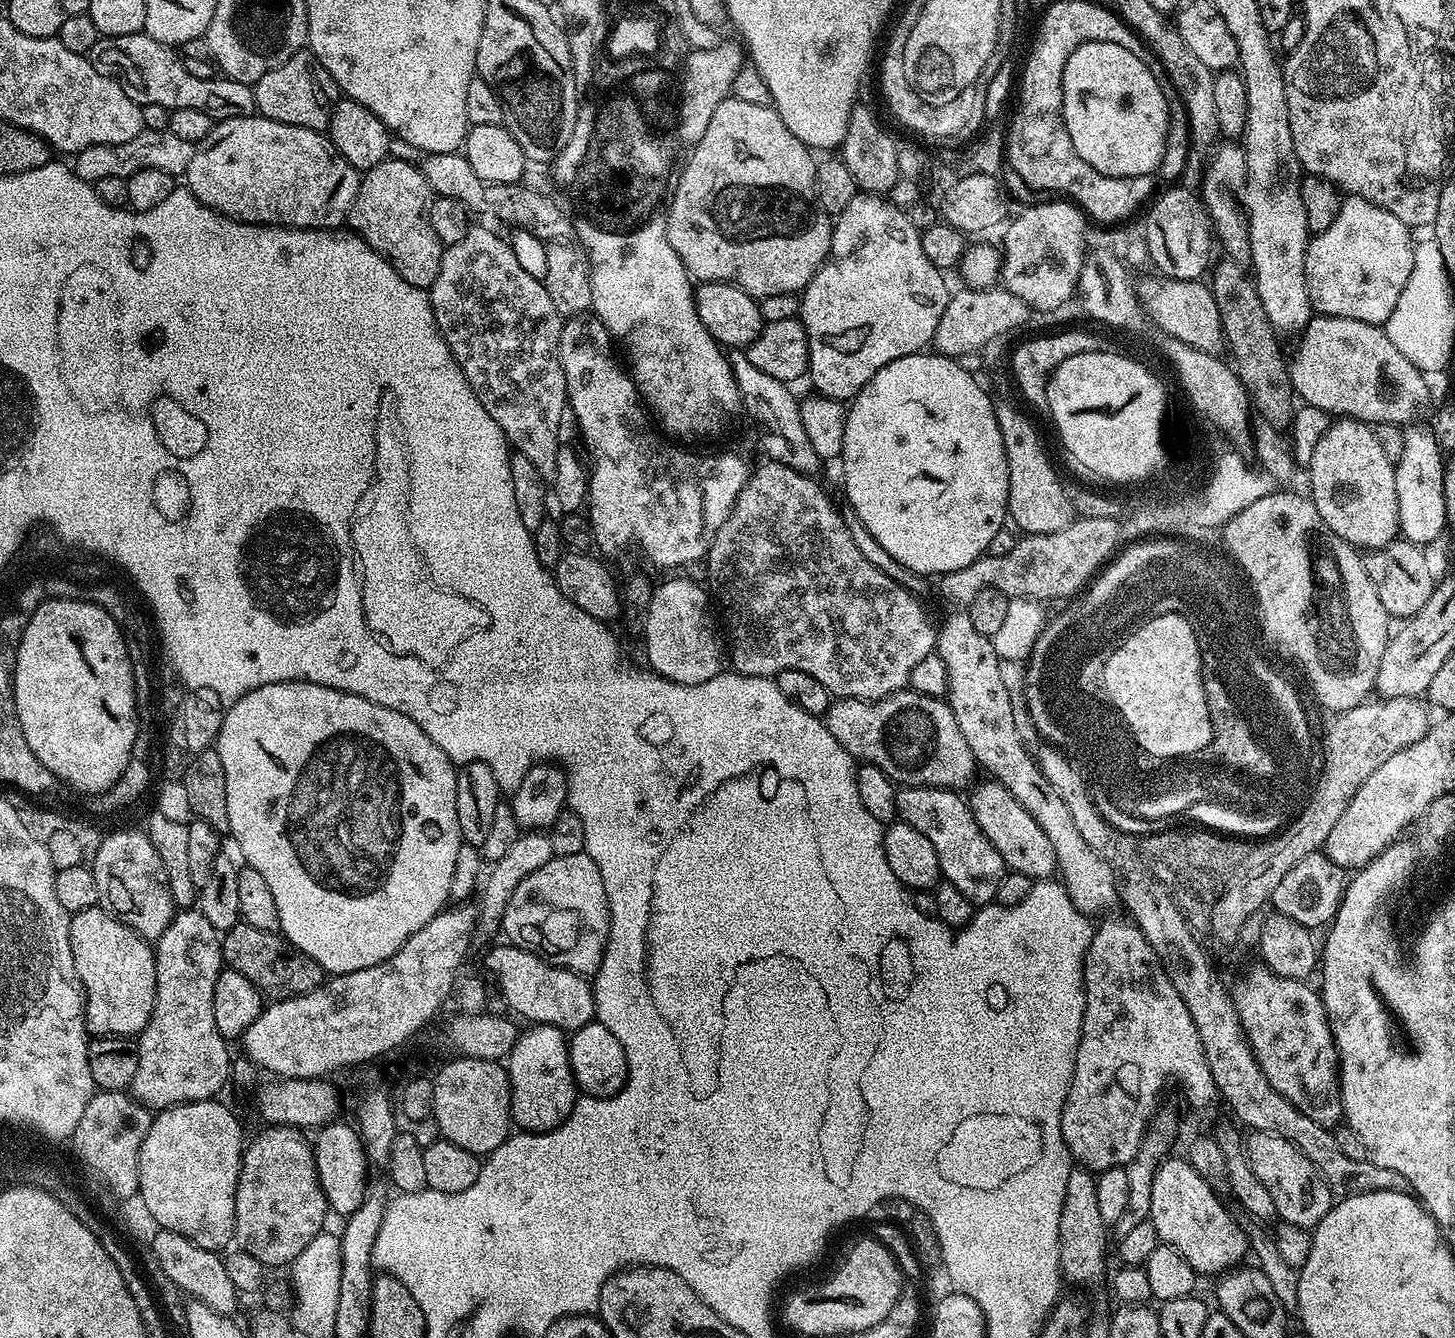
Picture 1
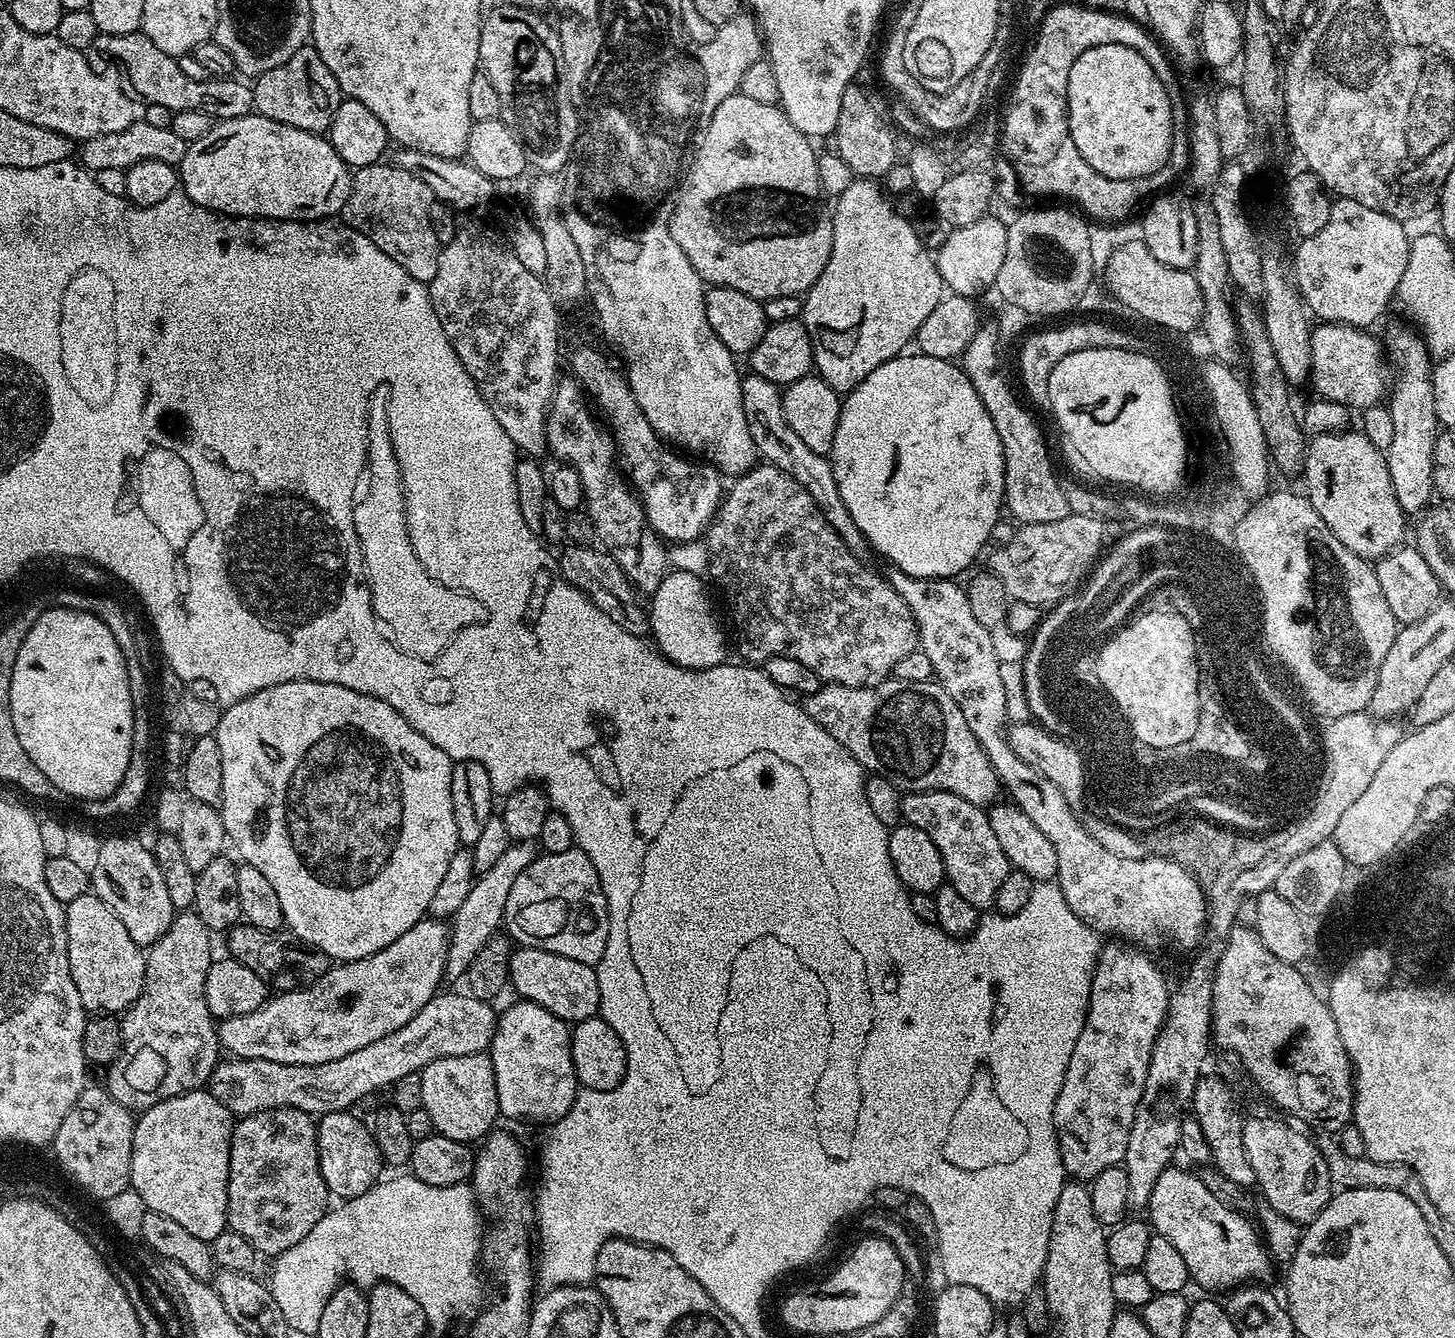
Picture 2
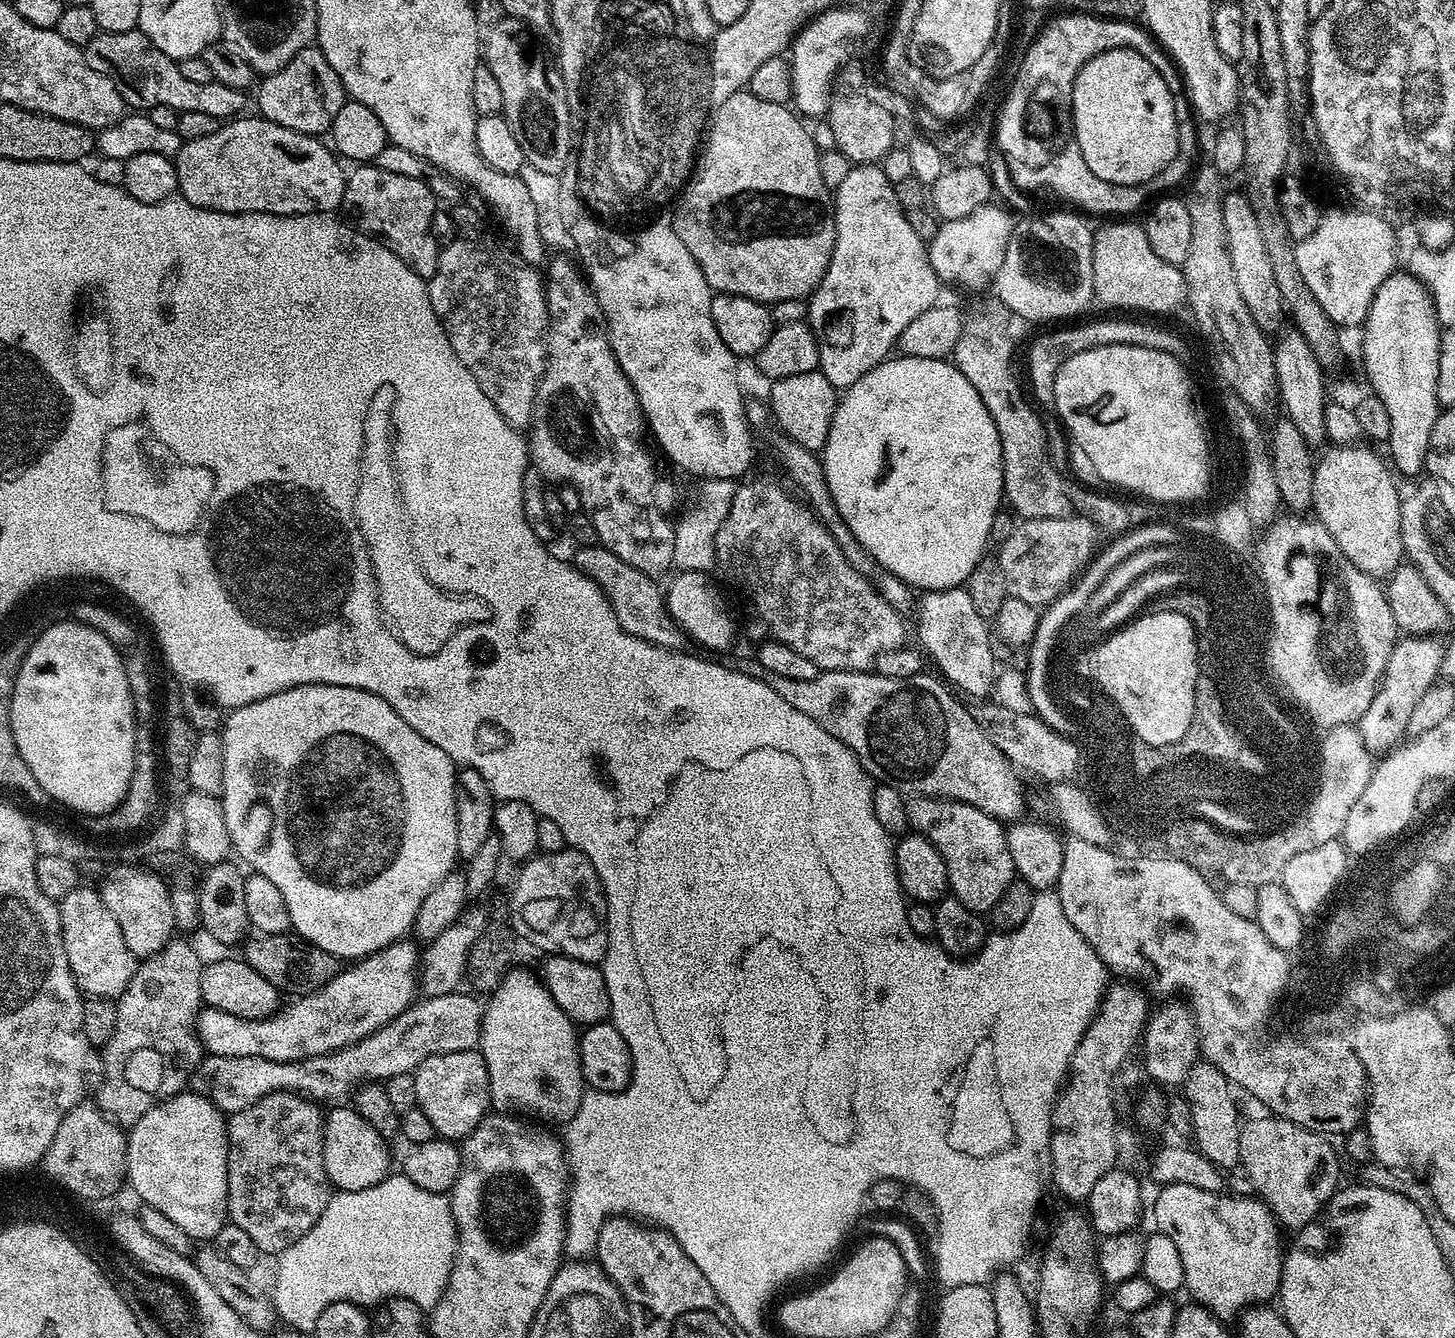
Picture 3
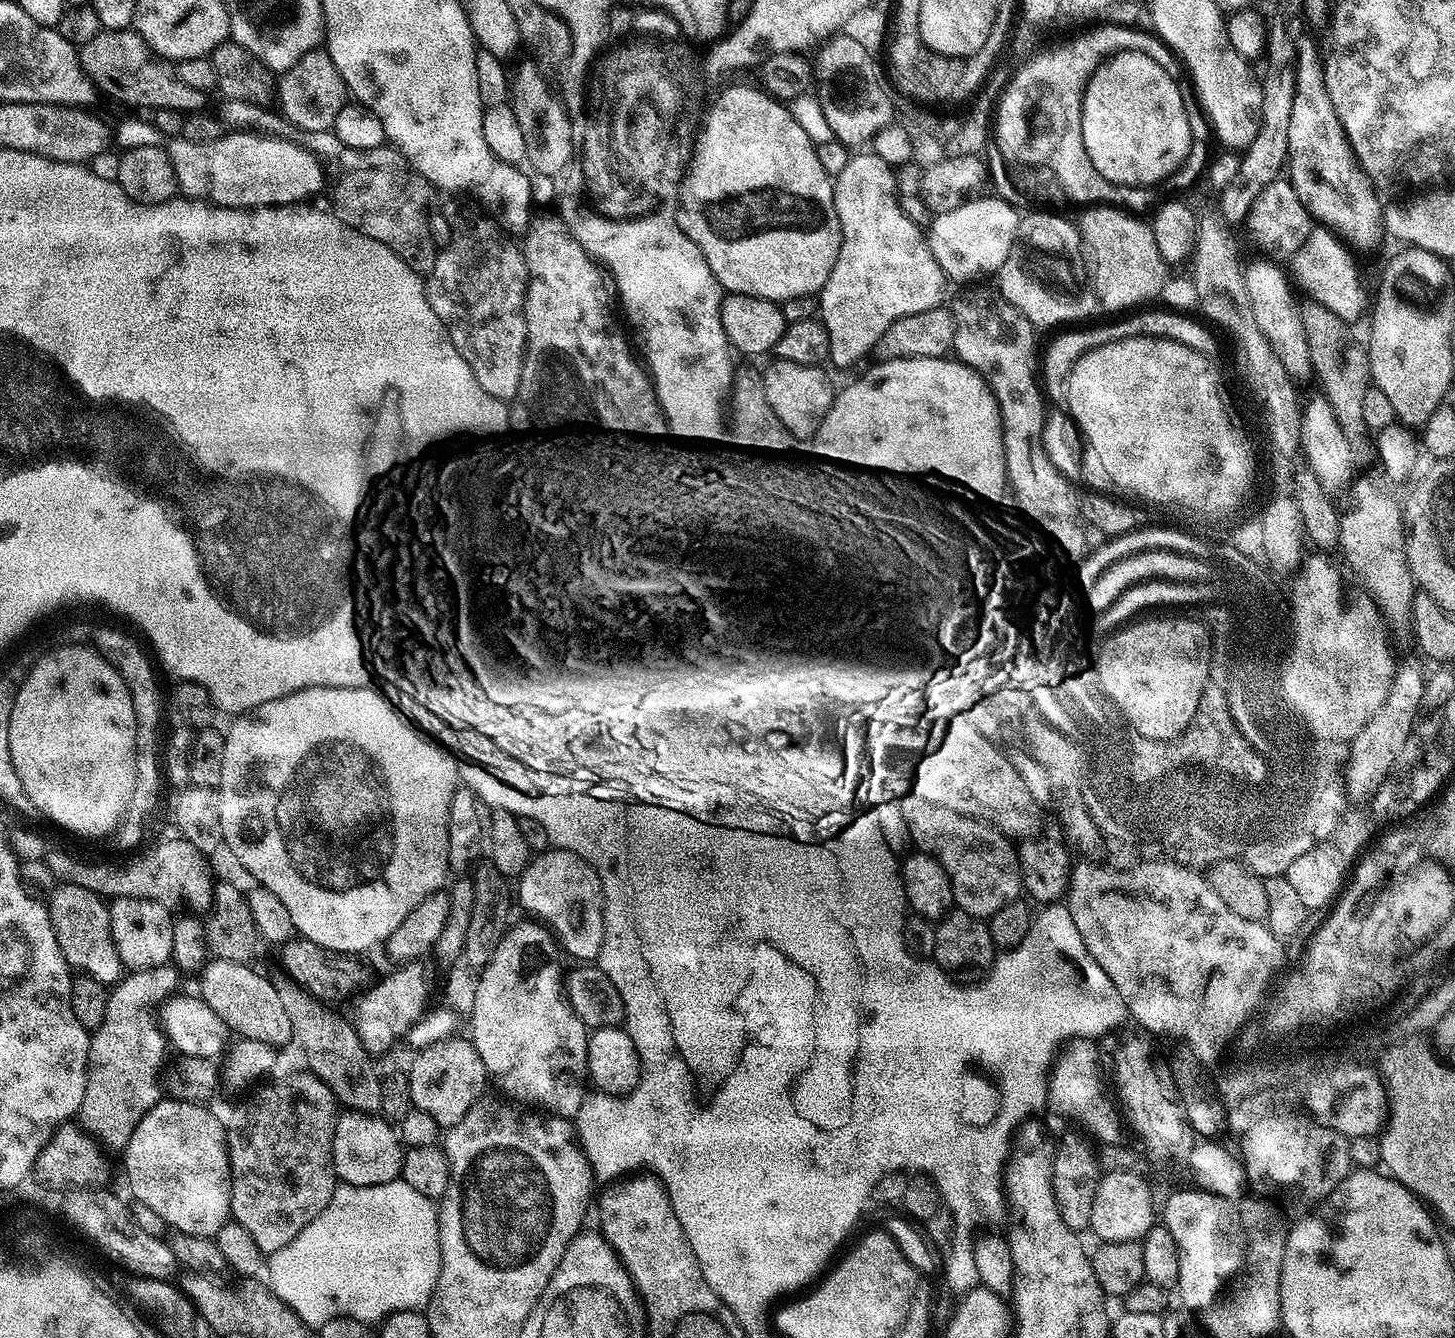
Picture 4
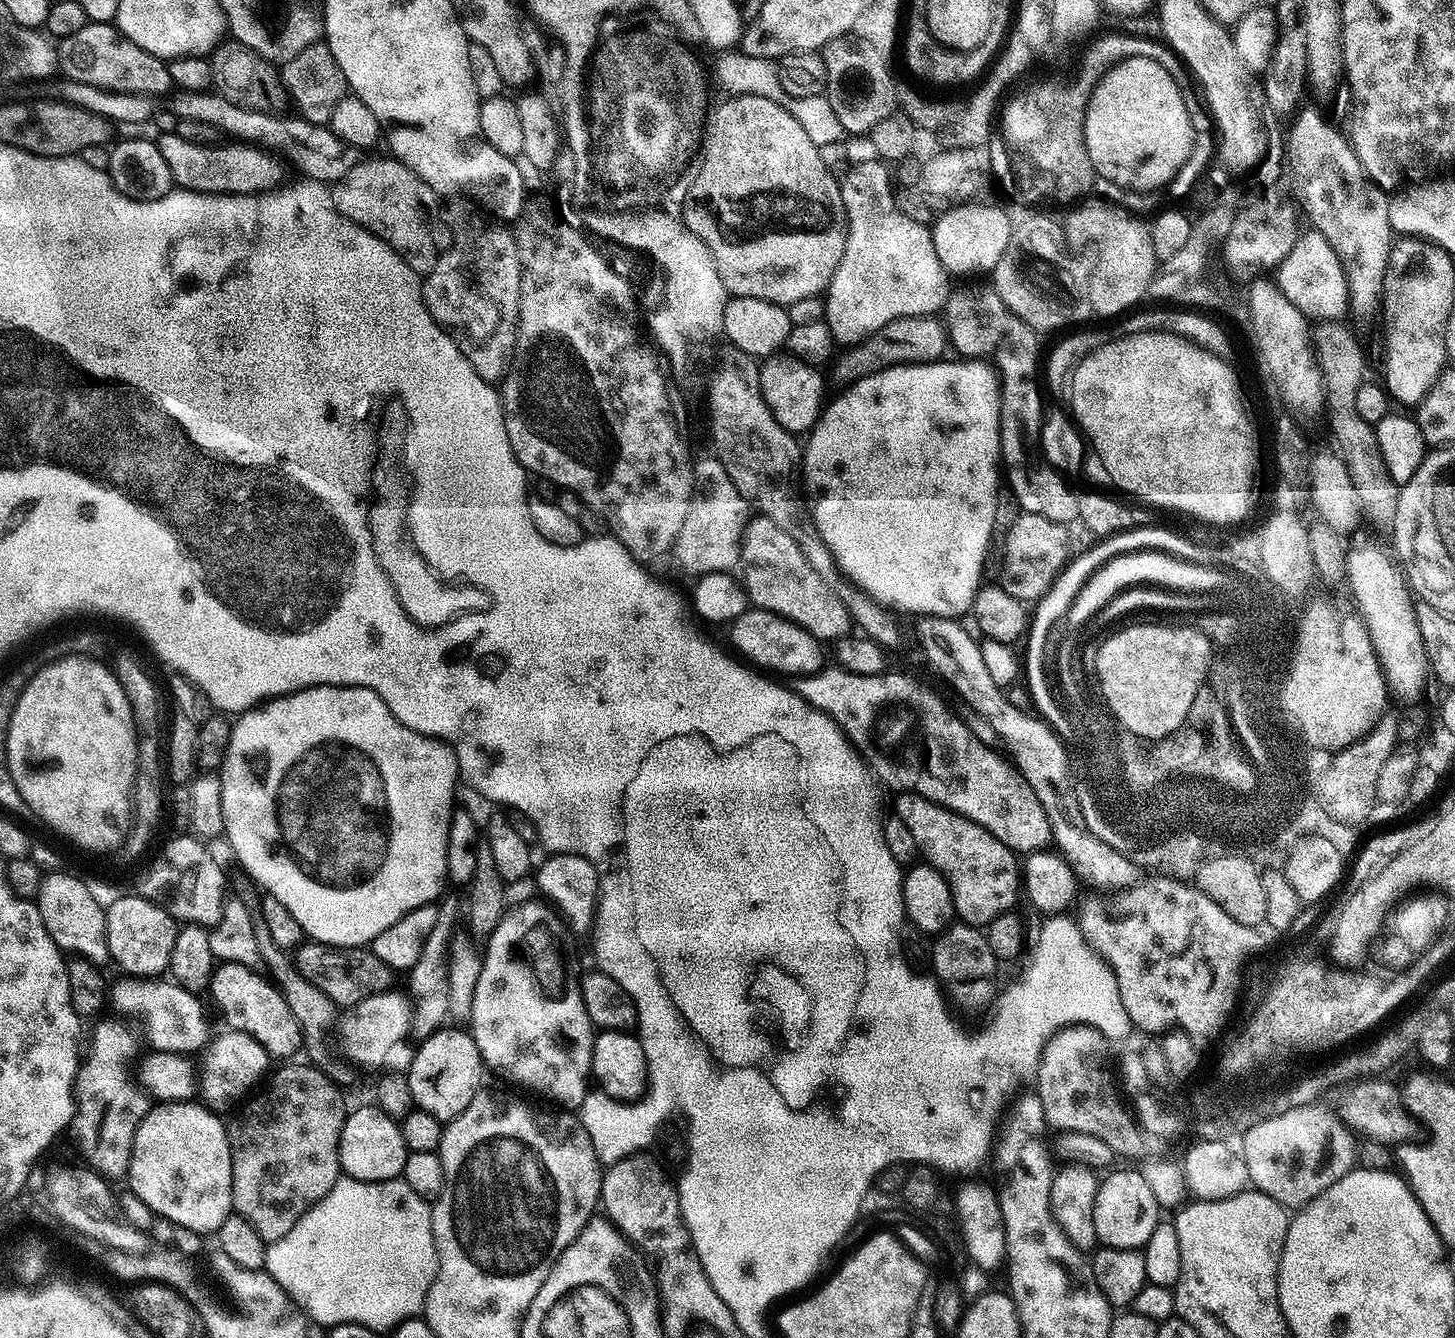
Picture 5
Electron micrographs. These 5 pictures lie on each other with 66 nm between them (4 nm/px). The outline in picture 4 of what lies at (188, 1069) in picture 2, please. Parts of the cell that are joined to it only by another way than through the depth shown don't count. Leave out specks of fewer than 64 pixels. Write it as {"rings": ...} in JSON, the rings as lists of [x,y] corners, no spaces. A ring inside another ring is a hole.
{"rings":[[[171,963],[141,972],[129,971],[109,991],[104,1023],[91,1033],[78,1123],[109,1153],[123,1153],[138,1122],[142,1122],[144,1115],[162,1099],[156,1075],[164,1064],[164,1055],[170,1052],[170,1045],[158,1027],[157,1013],[151,1012],[144,1000],[167,1000],[179,989],[176,987],[180,979],[181,973]],[[140,1060],[148,1060],[149,1073]]]}

